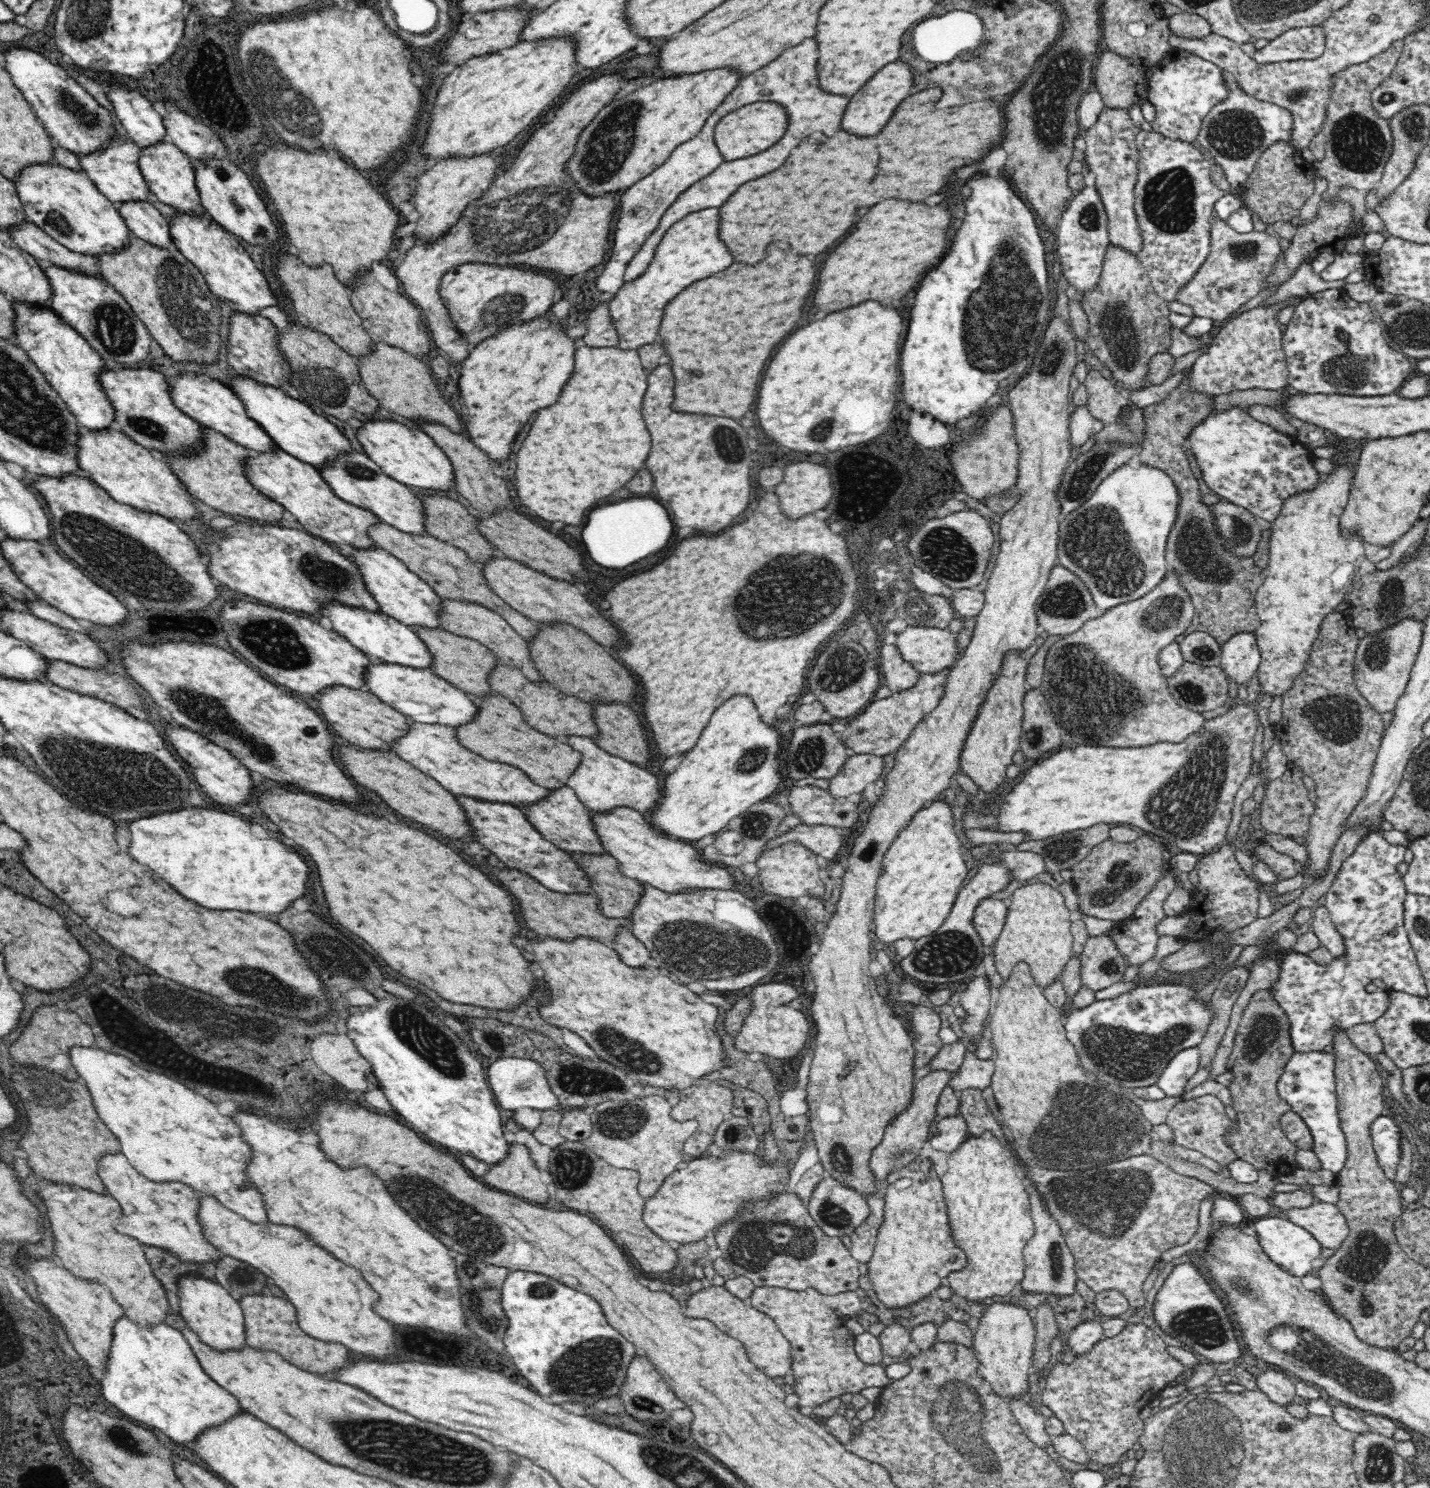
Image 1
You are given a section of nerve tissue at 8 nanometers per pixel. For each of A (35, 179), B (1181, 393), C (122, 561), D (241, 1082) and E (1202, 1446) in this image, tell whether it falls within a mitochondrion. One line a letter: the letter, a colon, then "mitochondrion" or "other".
A: other
B: other
C: mitochondrion
D: other
E: mitochondrion

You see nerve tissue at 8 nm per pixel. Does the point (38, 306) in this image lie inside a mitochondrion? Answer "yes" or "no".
no

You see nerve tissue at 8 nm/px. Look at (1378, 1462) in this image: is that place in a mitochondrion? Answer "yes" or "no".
yes

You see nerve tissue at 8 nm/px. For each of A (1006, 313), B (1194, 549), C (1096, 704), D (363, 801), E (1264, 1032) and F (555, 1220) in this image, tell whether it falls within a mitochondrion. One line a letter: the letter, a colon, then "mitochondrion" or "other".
A: mitochondrion
B: mitochondrion
C: mitochondrion
D: other
E: mitochondrion
F: other

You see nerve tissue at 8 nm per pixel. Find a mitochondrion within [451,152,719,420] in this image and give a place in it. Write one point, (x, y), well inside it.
(506, 228)

